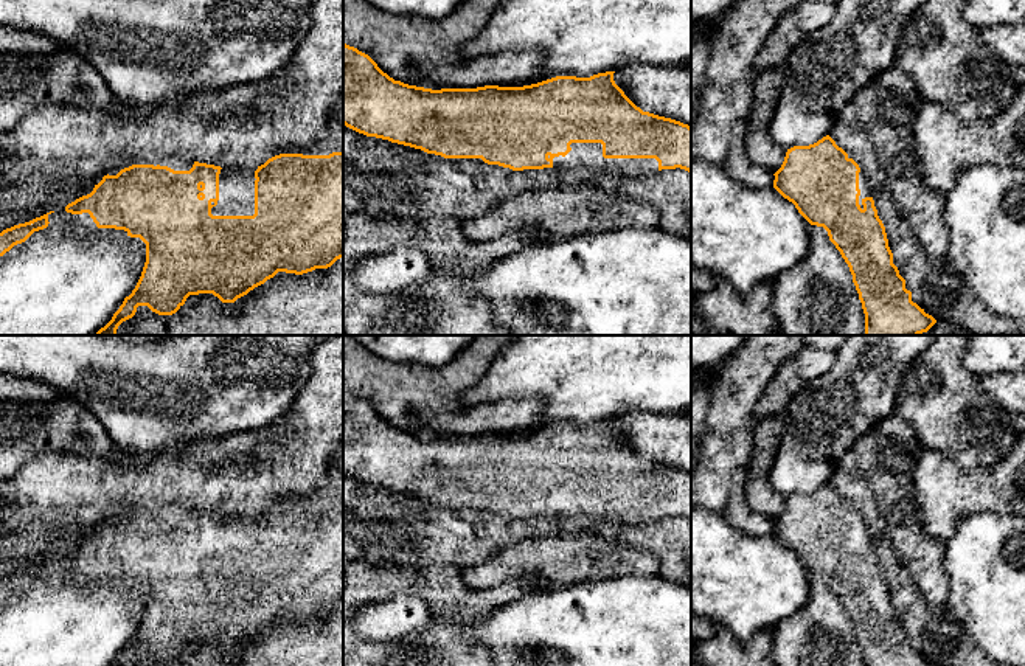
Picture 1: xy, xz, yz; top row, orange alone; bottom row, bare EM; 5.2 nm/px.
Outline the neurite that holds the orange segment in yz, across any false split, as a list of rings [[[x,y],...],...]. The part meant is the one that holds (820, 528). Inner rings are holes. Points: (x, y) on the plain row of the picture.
[[[826,483],[809,494],[787,497],[773,522],[773,536],[811,571],[823,574],[850,615],[865,666],[933,666],[912,649],[905,627],[893,612],[885,574],[871,545],[871,531],[859,512]]]

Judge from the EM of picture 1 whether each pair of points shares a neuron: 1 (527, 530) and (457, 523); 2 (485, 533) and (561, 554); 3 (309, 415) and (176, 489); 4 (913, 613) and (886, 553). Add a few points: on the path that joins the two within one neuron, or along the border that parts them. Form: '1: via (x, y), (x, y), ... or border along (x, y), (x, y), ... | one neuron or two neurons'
1: via (510, 530), (474, 530) | one neuron
2: border along (553, 533), (510, 544), (486, 561) | two neurons
3: via (294, 454), (272, 475), (233, 477), (215, 488) | one neuron
4: via (906, 598), (892, 568) | one neuron

